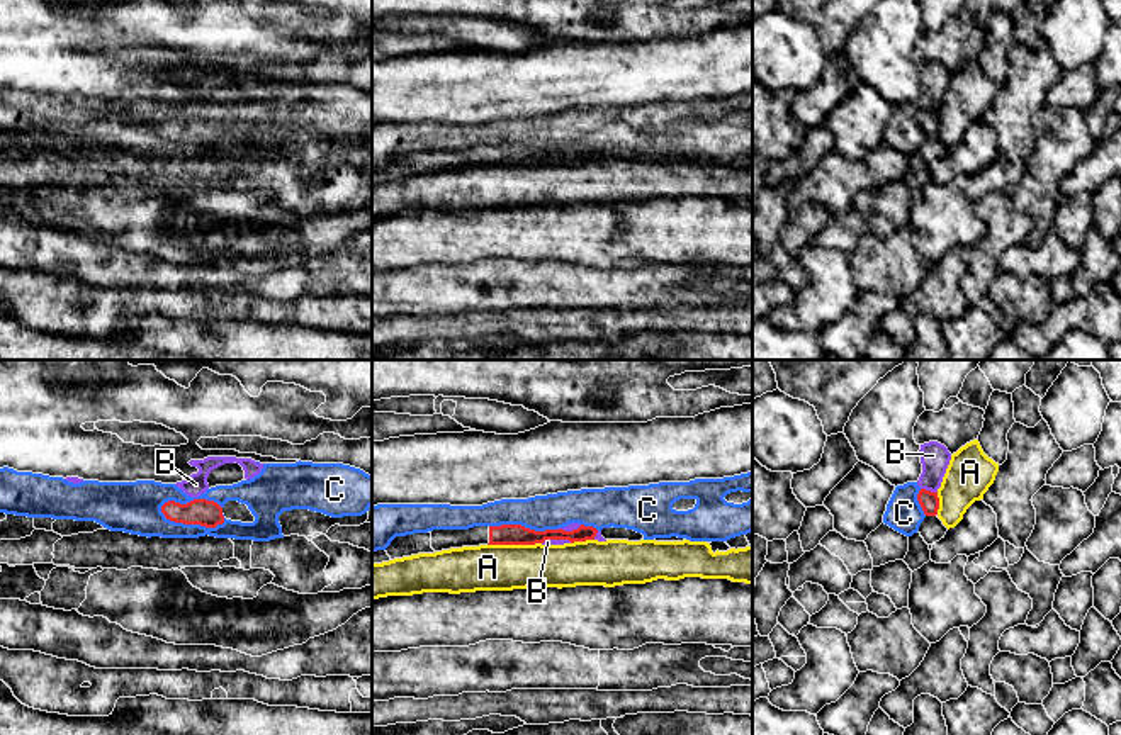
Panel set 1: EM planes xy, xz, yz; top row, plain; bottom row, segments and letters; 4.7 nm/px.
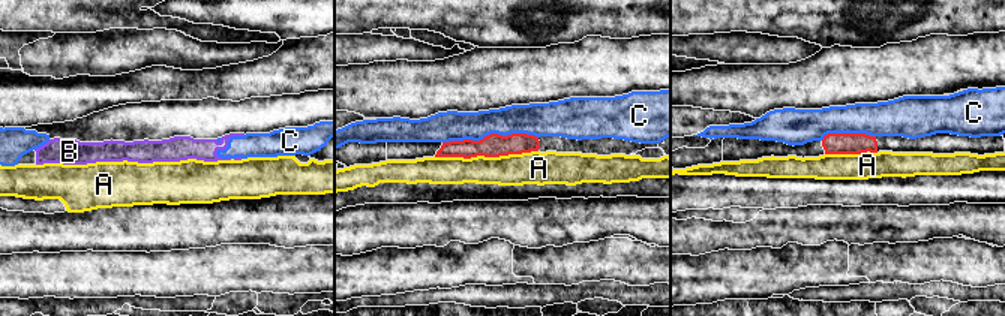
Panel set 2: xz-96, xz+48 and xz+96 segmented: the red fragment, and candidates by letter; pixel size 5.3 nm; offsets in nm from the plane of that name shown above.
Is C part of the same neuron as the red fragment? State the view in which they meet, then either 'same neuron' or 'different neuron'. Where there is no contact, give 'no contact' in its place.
xy | different neuron

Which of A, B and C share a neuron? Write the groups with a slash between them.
A / B C

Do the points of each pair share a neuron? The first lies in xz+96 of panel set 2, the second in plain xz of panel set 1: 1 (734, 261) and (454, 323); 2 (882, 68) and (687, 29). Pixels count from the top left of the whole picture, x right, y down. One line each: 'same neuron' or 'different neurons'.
1: different neurons
2: different neurons

